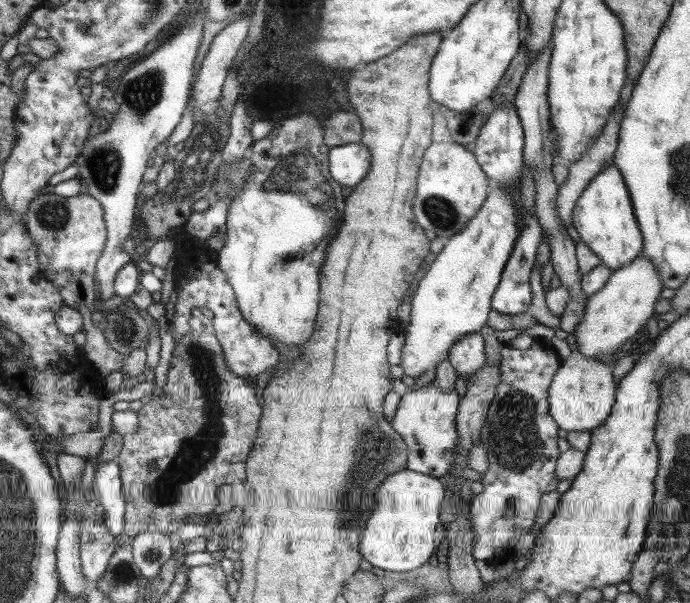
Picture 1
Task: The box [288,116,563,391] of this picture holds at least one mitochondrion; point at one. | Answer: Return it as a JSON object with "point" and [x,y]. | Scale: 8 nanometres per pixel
{"point":[438,210]}

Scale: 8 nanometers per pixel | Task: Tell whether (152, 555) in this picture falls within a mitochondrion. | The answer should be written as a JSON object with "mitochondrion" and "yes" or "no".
{"mitochondrion":"yes"}

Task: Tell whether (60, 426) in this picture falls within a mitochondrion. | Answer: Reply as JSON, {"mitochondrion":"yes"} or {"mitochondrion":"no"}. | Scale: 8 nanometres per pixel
{"mitochondrion":"no"}

